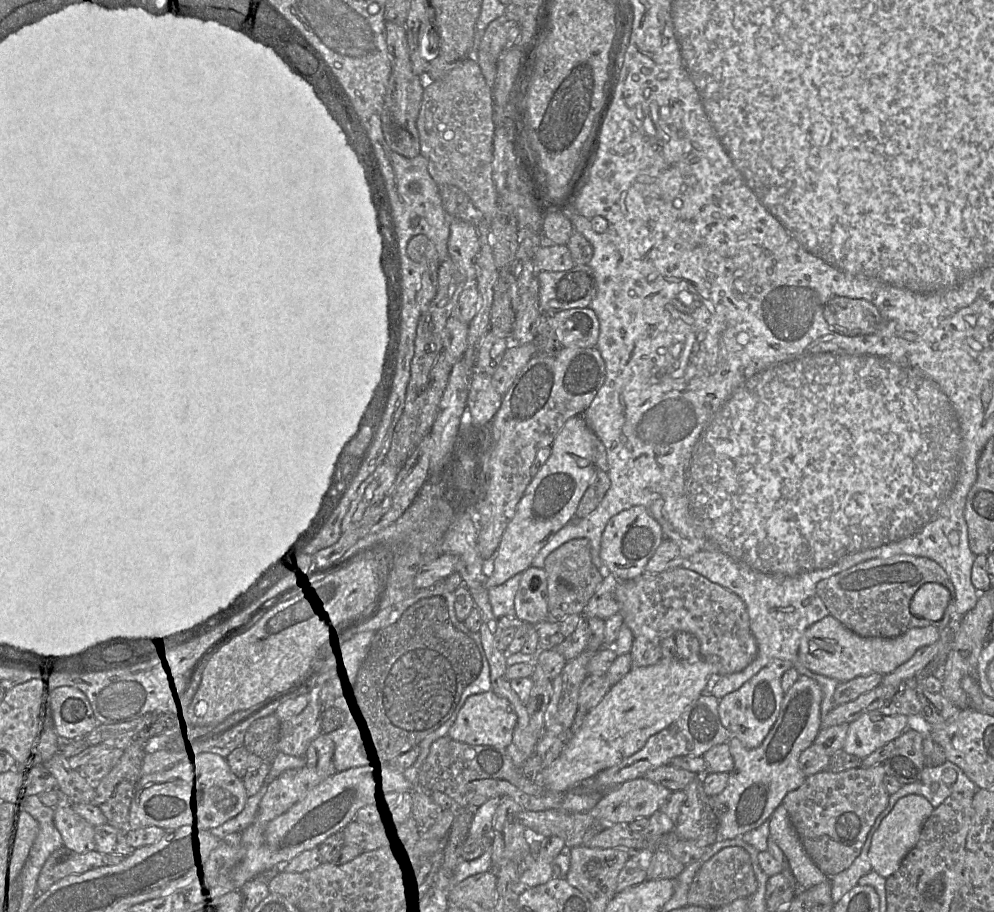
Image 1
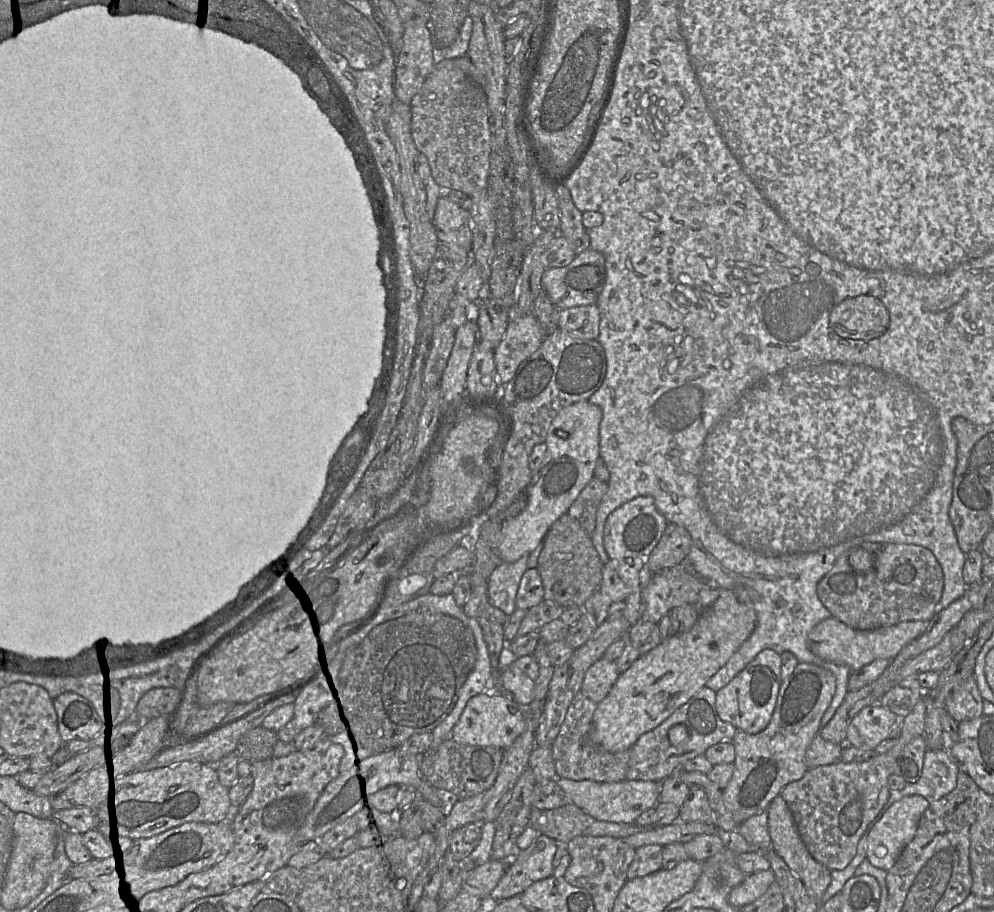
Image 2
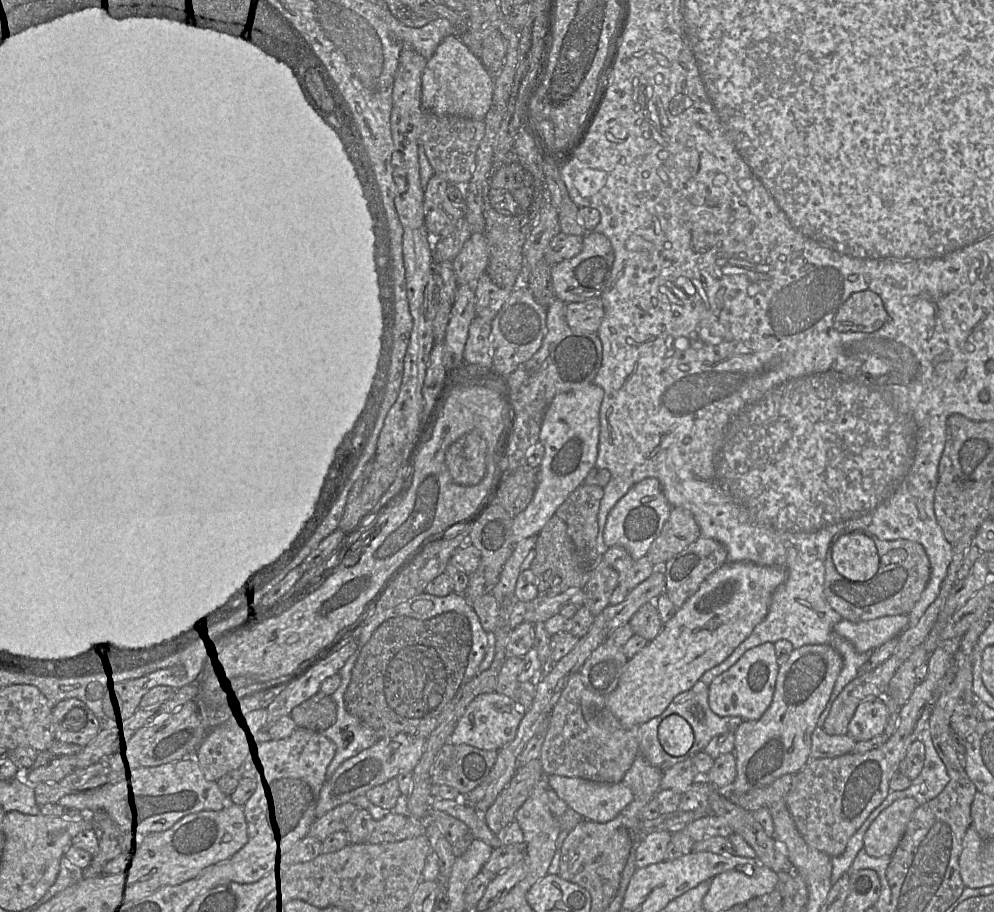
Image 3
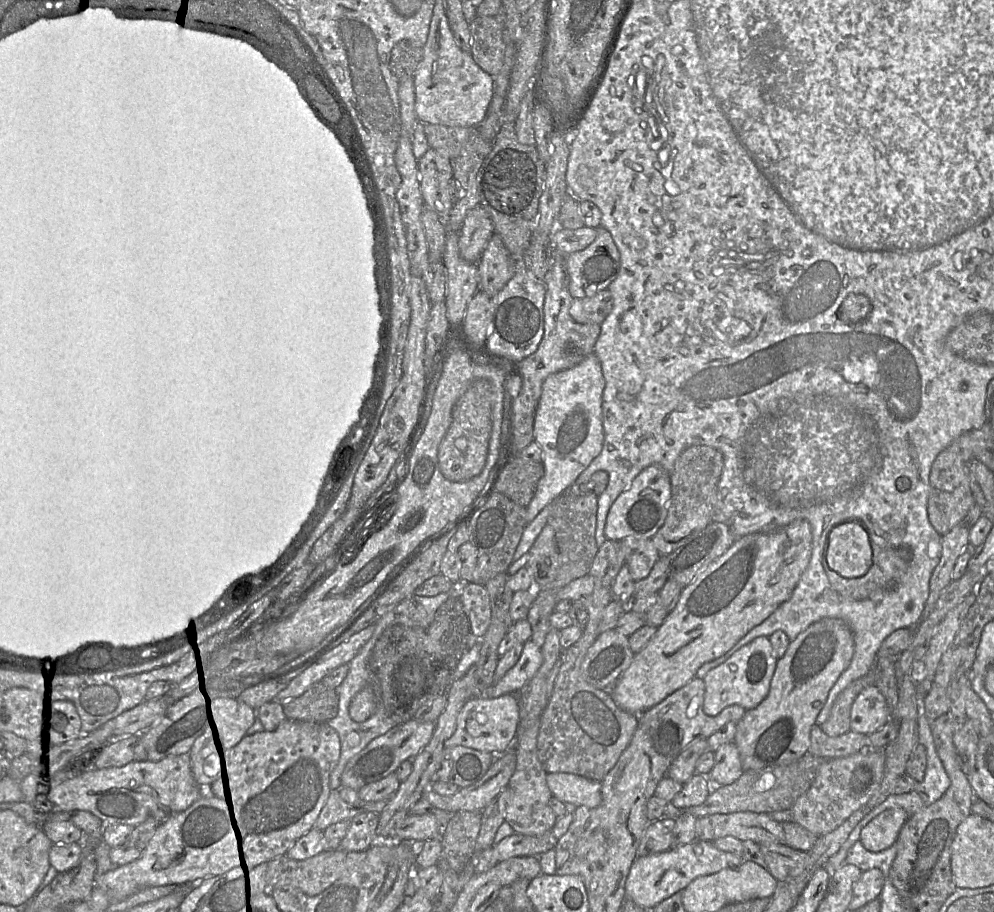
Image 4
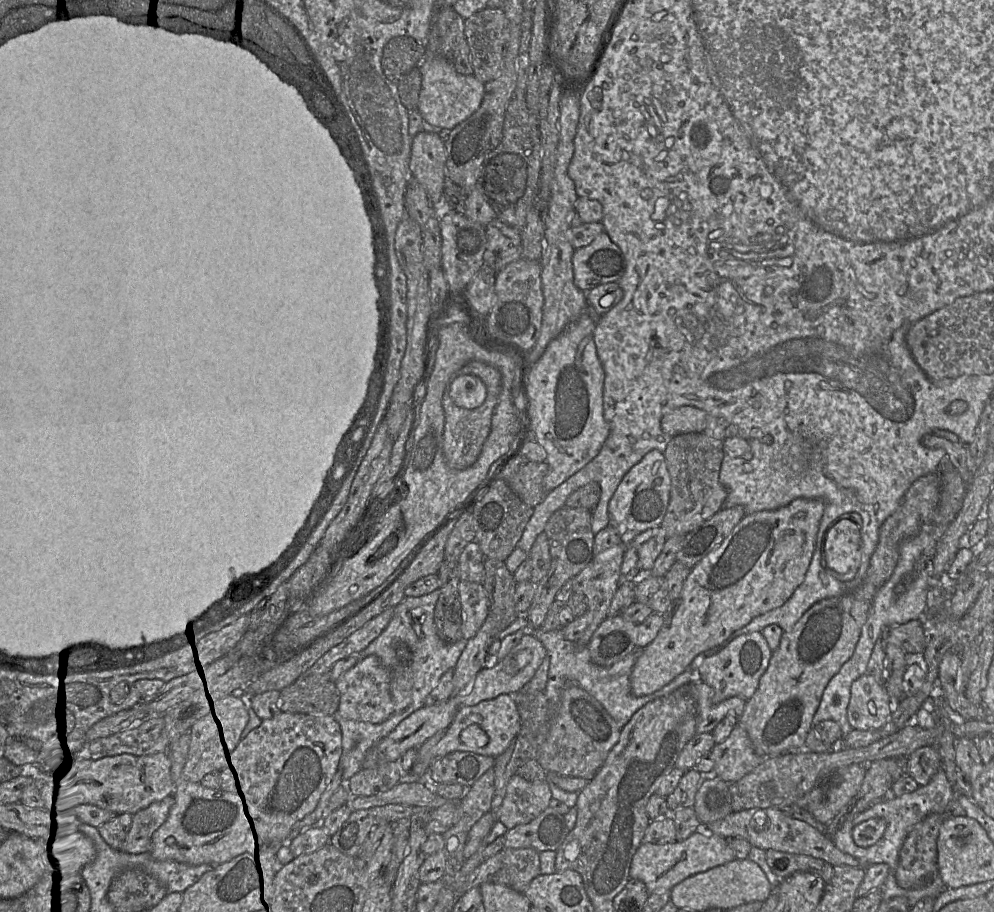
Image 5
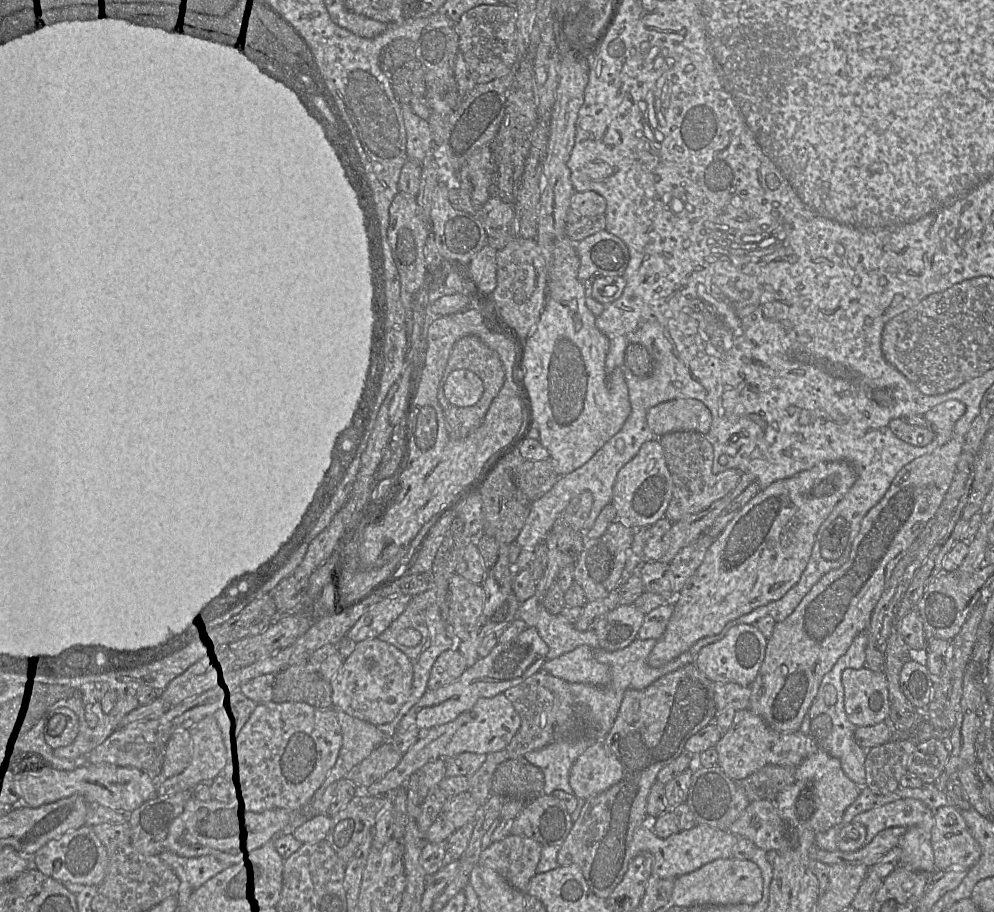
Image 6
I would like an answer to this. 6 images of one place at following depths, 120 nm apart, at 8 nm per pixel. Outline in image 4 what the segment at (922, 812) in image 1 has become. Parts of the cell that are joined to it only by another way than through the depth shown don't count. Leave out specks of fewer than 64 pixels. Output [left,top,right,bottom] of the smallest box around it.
[860,808,909,852]

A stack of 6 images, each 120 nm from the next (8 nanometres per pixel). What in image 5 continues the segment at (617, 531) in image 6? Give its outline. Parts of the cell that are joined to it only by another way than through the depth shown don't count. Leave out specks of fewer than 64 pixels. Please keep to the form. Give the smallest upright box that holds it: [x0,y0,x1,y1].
[572,543,627,647]

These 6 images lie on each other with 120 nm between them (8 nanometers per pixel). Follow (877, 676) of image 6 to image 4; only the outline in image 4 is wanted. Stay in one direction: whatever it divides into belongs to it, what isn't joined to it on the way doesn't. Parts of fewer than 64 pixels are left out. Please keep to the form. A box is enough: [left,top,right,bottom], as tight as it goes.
[850,684,890,735]

